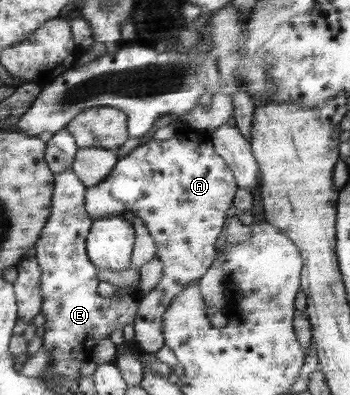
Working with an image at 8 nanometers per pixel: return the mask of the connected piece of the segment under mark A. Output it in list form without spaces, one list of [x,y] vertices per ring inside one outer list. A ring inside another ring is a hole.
[[[182,127],[179,132],[173,137],[167,140],[153,140],[149,139],[138,145],[134,148],[129,154],[126,154],[123,158],[119,159],[117,166],[112,171],[112,174],[104,181],[102,184],[86,189],[87,194],[87,208],[89,214],[93,217],[94,220],[104,219],[116,215],[122,215],[126,211],[131,211],[131,213],[143,220],[143,223],[148,229],[152,239],[156,243],[156,257],[160,258],[163,261],[164,266],[164,277],[162,278],[161,284],[154,290],[151,291],[148,295],[142,299],[141,309],[136,315],[135,322],[135,338],[134,340],[138,343],[138,346],[142,348],[147,353],[156,353],[158,350],[161,350],[165,346],[165,332],[164,330],[164,318],[166,317],[166,310],[171,306],[172,299],[184,291],[188,284],[191,284],[194,280],[199,279],[204,275],[206,268],[214,261],[215,251],[214,250],[214,241],[219,237],[225,223],[225,211],[230,205],[233,195],[237,192],[237,183],[234,181],[233,172],[229,170],[229,166],[225,163],[225,160],[221,158],[213,150],[212,139],[209,133],[202,131],[195,131],[188,127]]]

